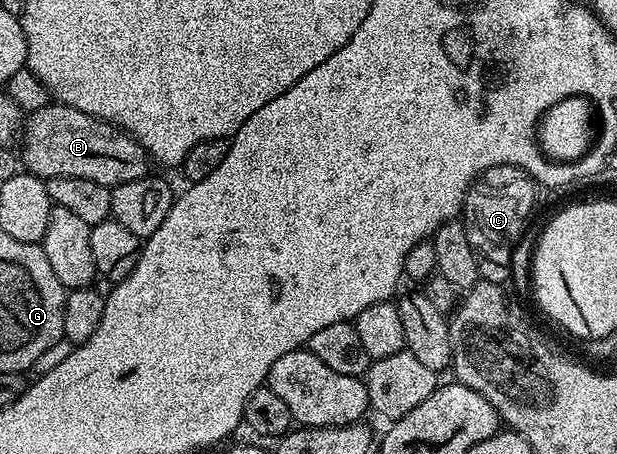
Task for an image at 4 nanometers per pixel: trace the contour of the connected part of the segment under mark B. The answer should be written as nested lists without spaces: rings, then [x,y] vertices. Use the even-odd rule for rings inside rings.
[[[52,101],[26,115],[21,131],[22,146],[22,169],[44,180],[77,176],[81,180],[93,180],[93,184],[114,188],[149,174],[149,155],[136,138],[112,122],[102,122],[61,102]]]

